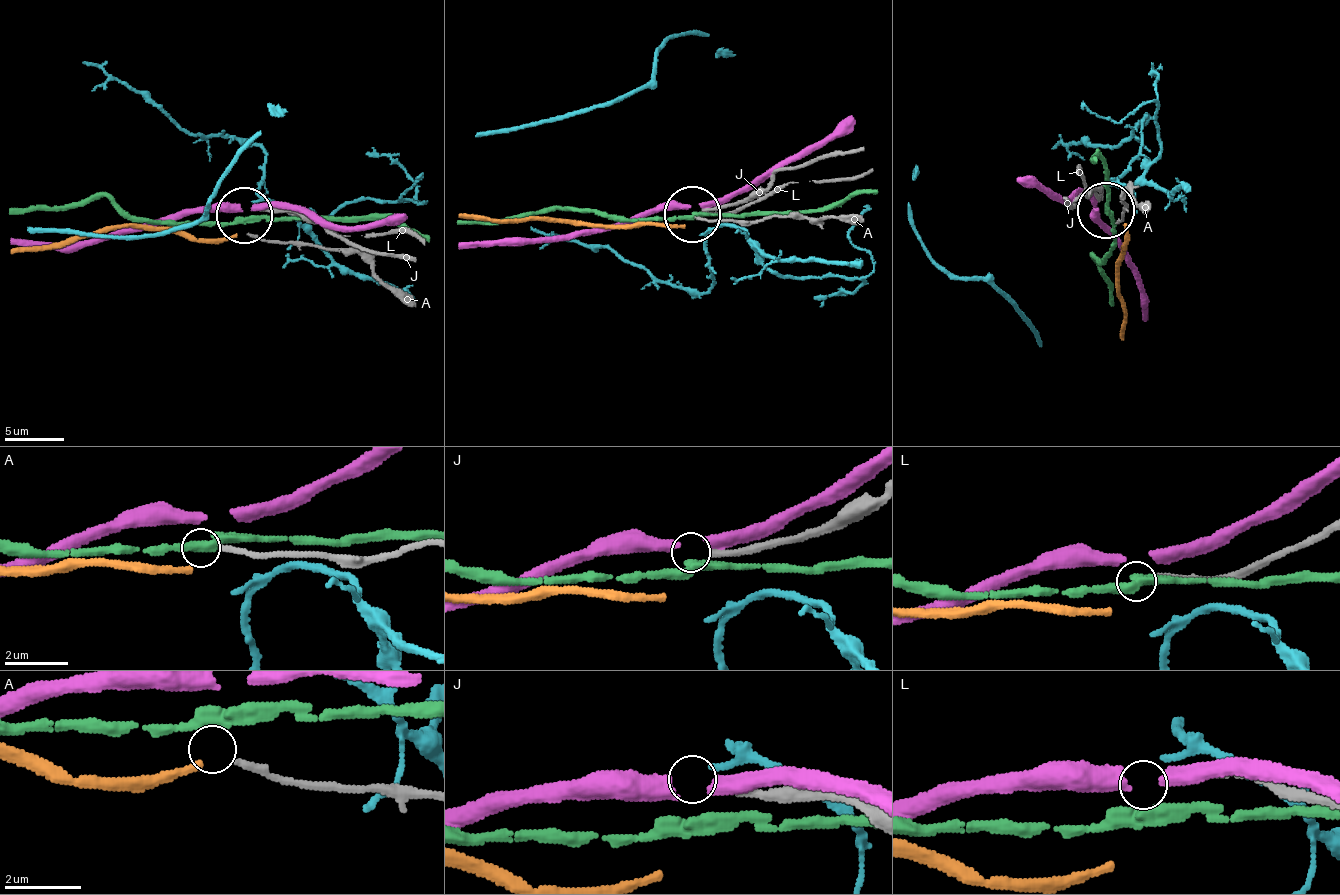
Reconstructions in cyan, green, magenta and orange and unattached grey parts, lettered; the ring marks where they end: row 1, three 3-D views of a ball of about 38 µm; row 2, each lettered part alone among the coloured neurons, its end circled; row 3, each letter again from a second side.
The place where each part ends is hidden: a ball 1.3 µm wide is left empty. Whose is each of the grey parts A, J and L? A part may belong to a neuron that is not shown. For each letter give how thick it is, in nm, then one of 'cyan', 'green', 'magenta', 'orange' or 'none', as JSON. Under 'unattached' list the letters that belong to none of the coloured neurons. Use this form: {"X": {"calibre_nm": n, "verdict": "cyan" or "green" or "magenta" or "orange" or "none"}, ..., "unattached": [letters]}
{"A": {"calibre_nm": 170, "verdict": "none"}, "J": {"calibre_nm": 240, "verdict": "none"}, "L": {"calibre_nm": 220, "verdict": "none"}, "unattached": ["A", "J", "L"]}

